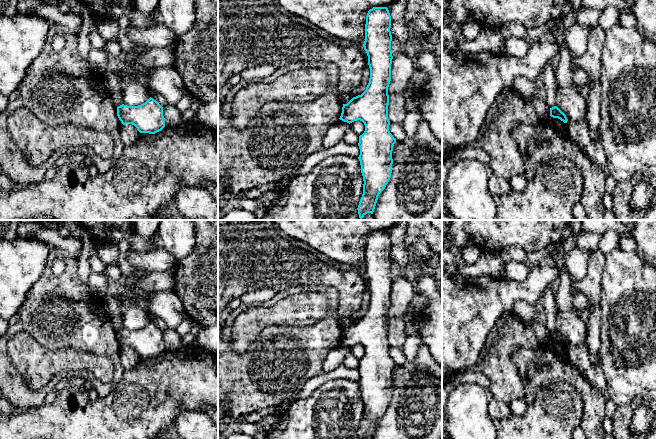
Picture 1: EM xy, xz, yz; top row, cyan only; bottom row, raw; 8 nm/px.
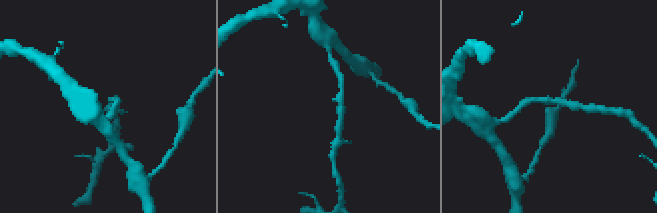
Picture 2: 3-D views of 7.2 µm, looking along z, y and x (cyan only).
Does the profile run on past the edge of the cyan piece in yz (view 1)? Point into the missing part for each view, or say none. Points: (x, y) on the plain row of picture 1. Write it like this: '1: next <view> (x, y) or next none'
1: next none

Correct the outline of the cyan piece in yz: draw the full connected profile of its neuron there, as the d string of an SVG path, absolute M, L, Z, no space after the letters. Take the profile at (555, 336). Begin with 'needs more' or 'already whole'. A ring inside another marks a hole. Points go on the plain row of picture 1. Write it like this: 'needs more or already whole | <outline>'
already whole | M557 330L550 332L550 340L553 342L558 342L564 347L567 347L568 345L566 339Z

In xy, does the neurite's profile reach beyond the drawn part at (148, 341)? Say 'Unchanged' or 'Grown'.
Unchanged

